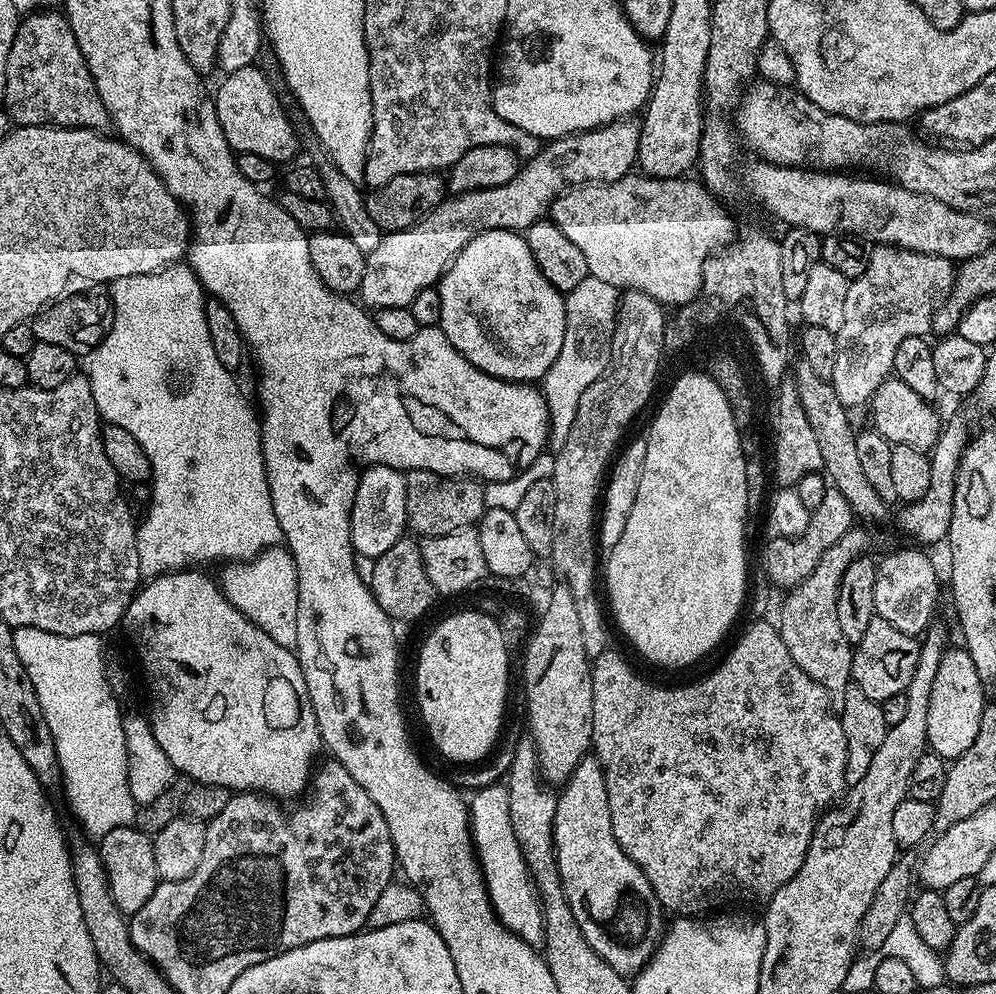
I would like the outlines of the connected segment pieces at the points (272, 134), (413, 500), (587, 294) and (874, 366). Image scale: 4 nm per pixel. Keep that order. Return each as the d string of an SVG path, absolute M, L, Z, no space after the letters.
M258 66L234 70L223 77L216 96L214 92L214 103L216 106L216 117L222 126L222 134L226 138L229 148L233 153L258 154L258 158L271 160L273 164L283 165L283 160L288 160L296 152L296 136L292 133L292 124L288 121L288 116L284 113L284 108L280 105L280 100L276 97L276 92L272 89L270 81L264 77Z
M411 469L405 475L407 527L417 532L417 537L441 536L463 528L479 525L486 511L485 485L476 478L440 476L430 470Z
M588 275L578 286L564 296L566 330L562 334L562 350L554 358L554 366L542 381L544 400L548 403L548 438L553 449L560 449L570 438L570 426L574 426L574 414L578 414L578 402L582 394L595 380L608 371L614 360L614 341L618 331L618 317L622 311L621 289L602 282L602 278Z
M890 244L872 248L866 274L848 285L846 322L842 322L842 330L835 332L838 358L830 383L844 408L855 410L859 404L867 405L874 390L893 375L894 353L902 338L927 337L932 332L932 314L938 307L938 298L951 292L952 280L948 277L953 272L953 265L941 256L894 248Z

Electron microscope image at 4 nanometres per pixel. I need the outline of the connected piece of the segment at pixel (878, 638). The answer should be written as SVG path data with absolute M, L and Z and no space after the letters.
M877 618L867 628L862 642L854 645L851 679L864 691L866 698L877 702L894 698L894 694L904 694L914 678L914 672L918 670L920 645L917 637L903 633L890 622Z

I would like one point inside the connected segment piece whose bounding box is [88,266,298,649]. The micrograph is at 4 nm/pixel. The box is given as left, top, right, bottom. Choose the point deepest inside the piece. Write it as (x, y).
(156, 374)

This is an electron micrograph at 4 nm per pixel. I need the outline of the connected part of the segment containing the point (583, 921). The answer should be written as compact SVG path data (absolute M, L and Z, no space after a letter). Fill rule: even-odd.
M584 759L576 767L574 774L570 774L570 778L562 785L556 802L556 813L552 819L552 833L556 843L556 869L560 872L560 881L564 884L568 905L572 907L572 913L582 934L607 964L614 966L614 970L618 970L621 976L631 977L656 953L658 941L666 928L666 919L664 920L665 913L654 894L654 886L650 886L646 874L642 874L640 867L626 855L614 838L614 830L610 826L606 782L602 766L596 759ZM592 904L620 905L617 906L616 913L612 913L603 912Z

